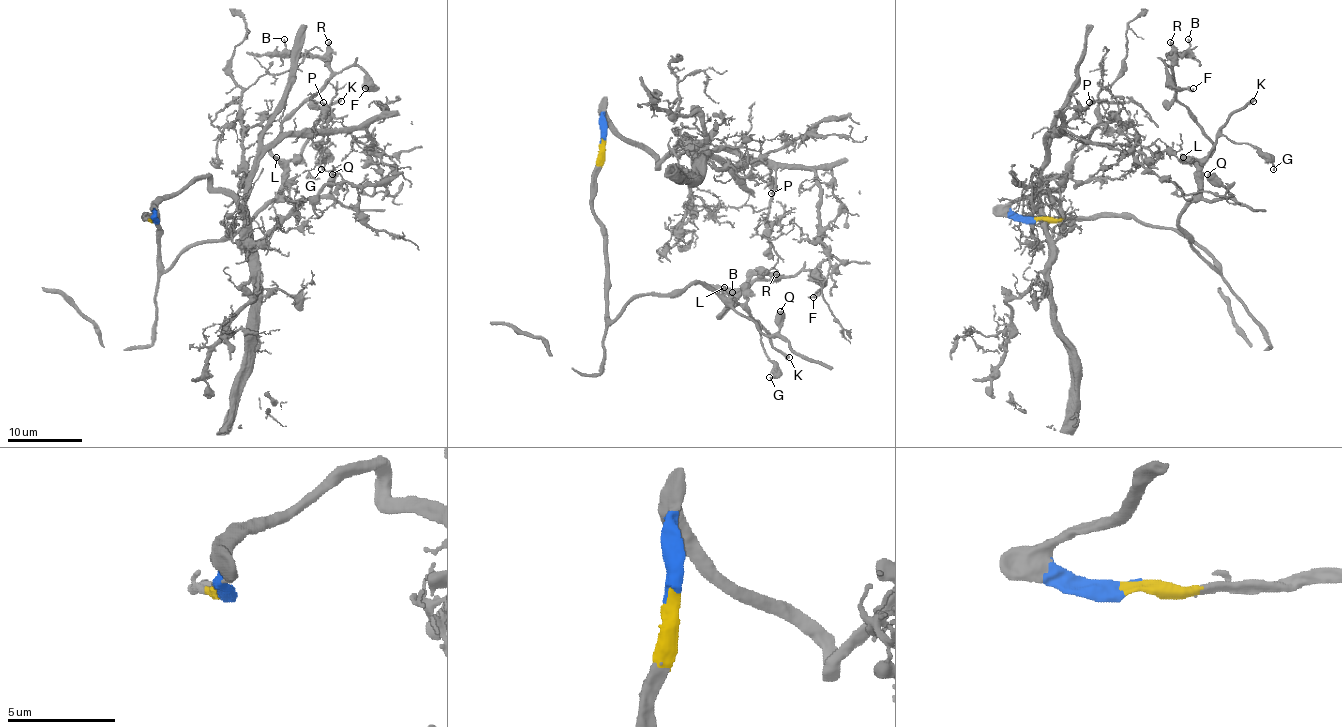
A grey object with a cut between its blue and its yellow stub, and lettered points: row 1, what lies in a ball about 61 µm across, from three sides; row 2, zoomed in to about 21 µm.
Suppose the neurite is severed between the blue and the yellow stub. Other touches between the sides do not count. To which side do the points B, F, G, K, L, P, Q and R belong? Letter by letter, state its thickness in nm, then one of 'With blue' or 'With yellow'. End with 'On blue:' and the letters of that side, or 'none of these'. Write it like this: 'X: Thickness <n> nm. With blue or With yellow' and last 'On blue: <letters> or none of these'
B: Thickness 160 nm. With yellow
F: Thickness 130 nm. With yellow
G: Thickness 160 nm. With yellow
K: Thickness 360 nm. With yellow
L: Thickness 170 nm. With yellow
P: Thickness 160 nm. With blue
Q: Thickness 700 nm. With yellow
R: Thickness 360 nm. With yellow
On blue: P

